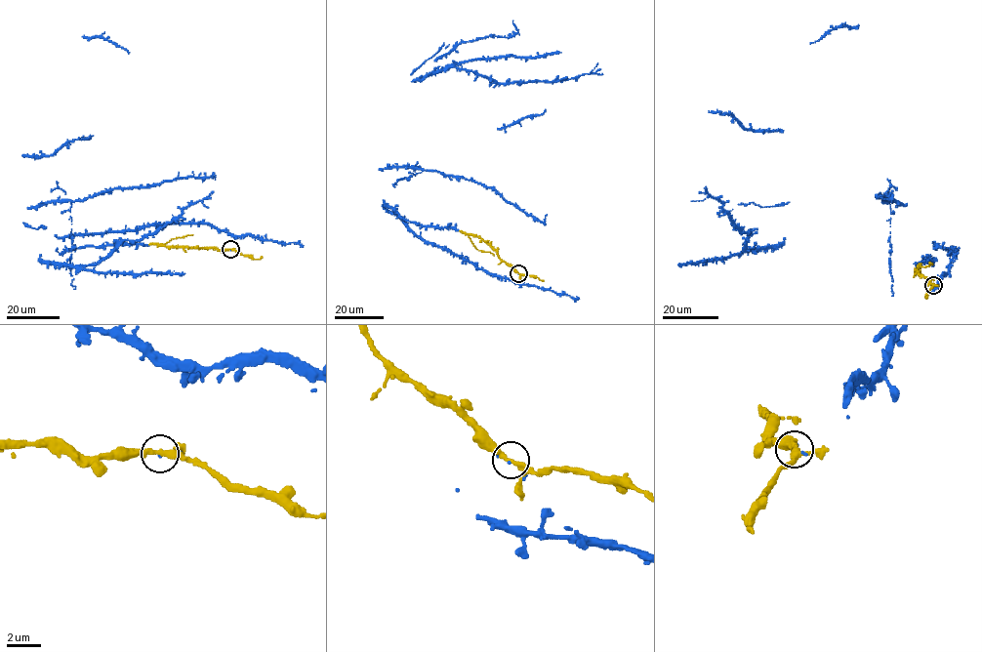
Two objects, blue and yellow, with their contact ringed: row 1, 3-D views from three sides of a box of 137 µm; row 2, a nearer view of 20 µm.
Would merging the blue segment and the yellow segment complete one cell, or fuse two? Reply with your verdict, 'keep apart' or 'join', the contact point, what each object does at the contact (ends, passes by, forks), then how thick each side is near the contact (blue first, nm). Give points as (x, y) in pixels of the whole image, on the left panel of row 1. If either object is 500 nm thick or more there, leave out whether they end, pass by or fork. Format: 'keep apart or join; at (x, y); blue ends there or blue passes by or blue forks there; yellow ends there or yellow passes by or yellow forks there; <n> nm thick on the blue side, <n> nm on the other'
join; at (230, 249); blue ends there; yellow passes by; 130 nm thick on the blue side, 320 nm on the other

